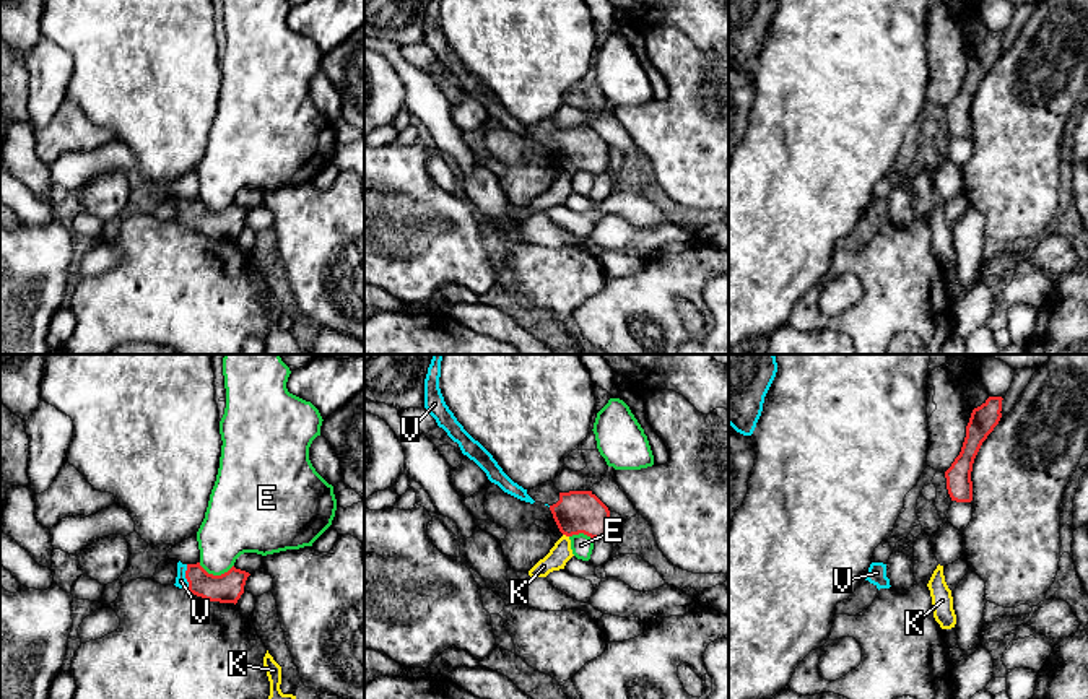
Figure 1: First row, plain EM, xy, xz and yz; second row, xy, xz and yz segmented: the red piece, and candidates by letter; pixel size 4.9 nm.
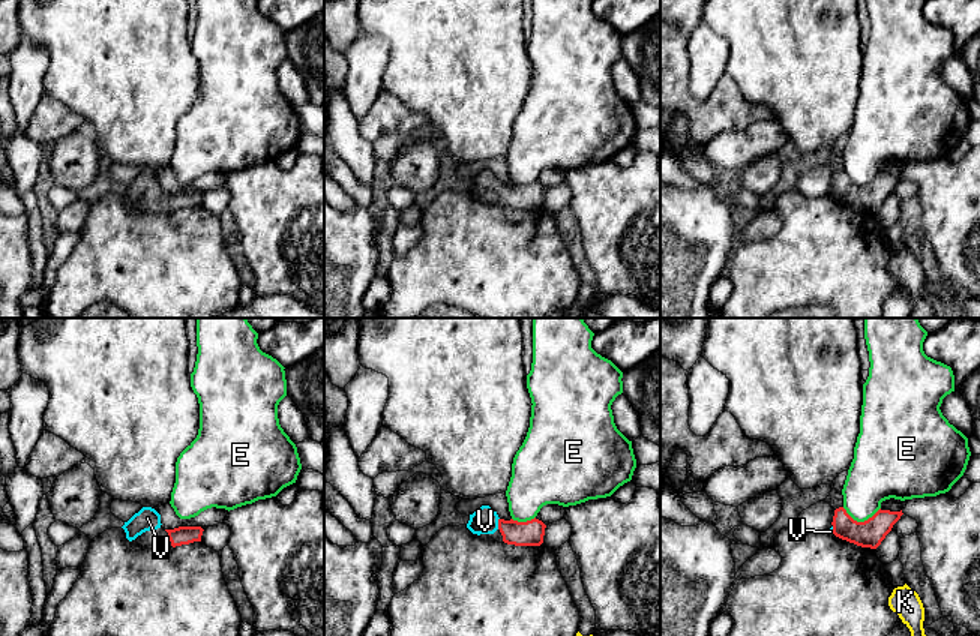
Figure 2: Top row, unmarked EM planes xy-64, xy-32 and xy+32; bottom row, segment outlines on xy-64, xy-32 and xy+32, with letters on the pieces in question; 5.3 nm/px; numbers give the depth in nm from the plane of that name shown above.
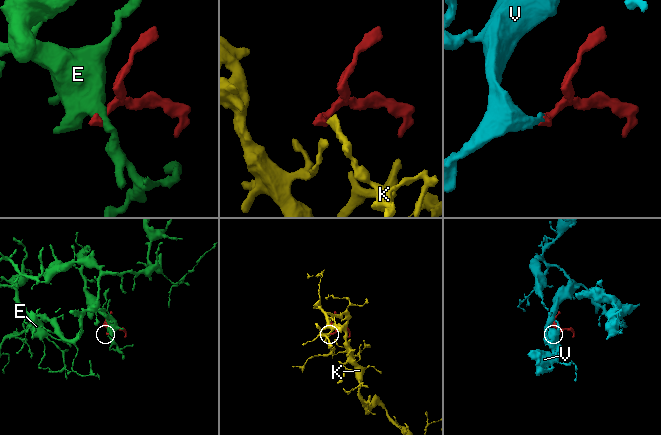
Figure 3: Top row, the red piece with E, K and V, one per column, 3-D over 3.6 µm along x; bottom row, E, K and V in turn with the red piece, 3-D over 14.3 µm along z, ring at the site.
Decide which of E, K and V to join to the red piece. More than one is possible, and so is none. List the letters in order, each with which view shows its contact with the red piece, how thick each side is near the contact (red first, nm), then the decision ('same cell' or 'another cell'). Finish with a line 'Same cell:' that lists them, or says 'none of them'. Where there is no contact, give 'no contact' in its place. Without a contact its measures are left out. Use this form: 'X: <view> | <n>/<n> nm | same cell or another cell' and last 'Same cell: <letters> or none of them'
E: xy | 150/280 nm | another cell
K: xz | 220/100 nm | another cell
V: xy | 150/60 nm | same cell
Same cell: V

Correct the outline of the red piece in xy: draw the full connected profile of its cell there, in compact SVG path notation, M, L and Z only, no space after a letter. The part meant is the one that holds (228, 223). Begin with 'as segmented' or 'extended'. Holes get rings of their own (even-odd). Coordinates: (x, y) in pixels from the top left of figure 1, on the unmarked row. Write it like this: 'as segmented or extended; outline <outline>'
extended; outline M179 197L174 221L210 237L236 241L244 229L249 211L249 208L236 205L234 202L221 211L213 211L208 210L200 198L182 200Z

